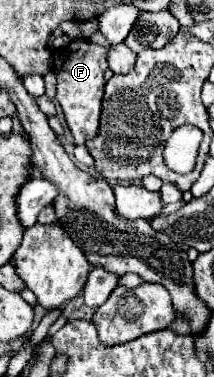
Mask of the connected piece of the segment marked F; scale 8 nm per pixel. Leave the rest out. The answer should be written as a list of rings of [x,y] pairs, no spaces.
[[[87,40],[71,42],[67,56],[55,54],[55,74],[57,74],[57,102],[65,112],[67,126],[75,138],[75,144],[85,144],[85,140],[97,136],[99,118],[101,118],[101,98],[105,88],[105,70],[107,70],[107,48],[91,44]]]

